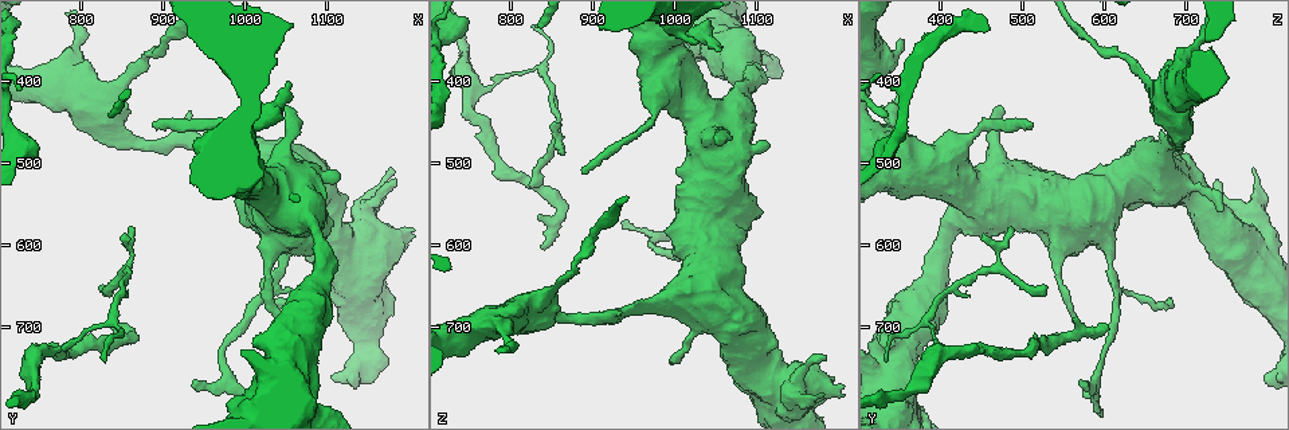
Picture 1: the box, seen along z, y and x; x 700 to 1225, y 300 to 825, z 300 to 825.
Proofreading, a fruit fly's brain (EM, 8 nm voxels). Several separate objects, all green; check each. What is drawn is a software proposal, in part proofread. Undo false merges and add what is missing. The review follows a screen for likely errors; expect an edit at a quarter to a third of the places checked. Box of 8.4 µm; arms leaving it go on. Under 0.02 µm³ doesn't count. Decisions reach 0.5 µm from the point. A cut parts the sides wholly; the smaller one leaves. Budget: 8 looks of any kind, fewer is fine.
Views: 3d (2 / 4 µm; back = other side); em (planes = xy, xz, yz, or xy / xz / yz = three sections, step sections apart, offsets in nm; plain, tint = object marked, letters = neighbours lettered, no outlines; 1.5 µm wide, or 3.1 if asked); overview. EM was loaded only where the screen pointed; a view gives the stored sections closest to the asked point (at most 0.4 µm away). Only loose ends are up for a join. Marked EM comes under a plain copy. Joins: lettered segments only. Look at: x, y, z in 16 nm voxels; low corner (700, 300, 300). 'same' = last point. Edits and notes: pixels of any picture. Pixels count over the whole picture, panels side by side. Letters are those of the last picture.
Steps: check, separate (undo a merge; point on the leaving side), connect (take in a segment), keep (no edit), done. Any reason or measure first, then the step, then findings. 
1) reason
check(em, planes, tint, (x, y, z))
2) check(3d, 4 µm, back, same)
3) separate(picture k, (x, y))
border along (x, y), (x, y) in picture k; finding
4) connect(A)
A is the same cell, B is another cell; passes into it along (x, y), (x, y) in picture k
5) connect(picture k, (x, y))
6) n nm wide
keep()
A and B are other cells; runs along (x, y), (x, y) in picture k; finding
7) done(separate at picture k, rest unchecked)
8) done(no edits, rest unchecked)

thin end
check(em, planes, letters, (855, 585, 450))

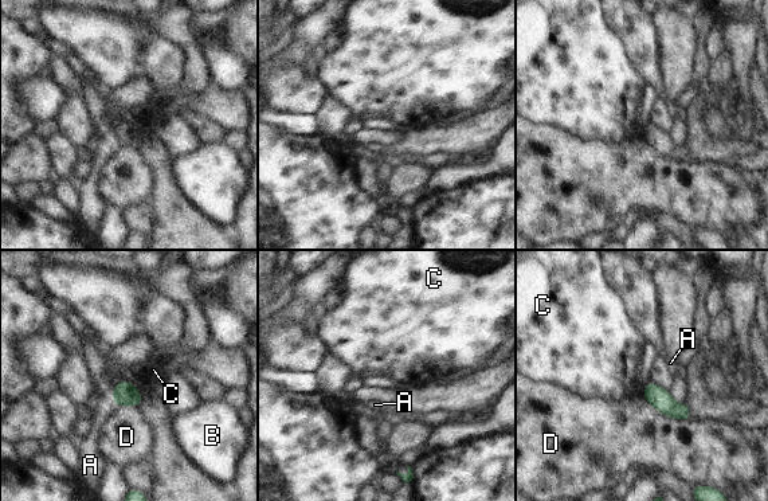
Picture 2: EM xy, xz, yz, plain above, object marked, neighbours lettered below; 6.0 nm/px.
keep()
A, B, C and D are other cells; border along (134, 386), (141, 394) in picture 2; none of them fits

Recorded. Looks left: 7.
branch stops here
check(em, yz, step 8, letters, (1025, 345, 350))

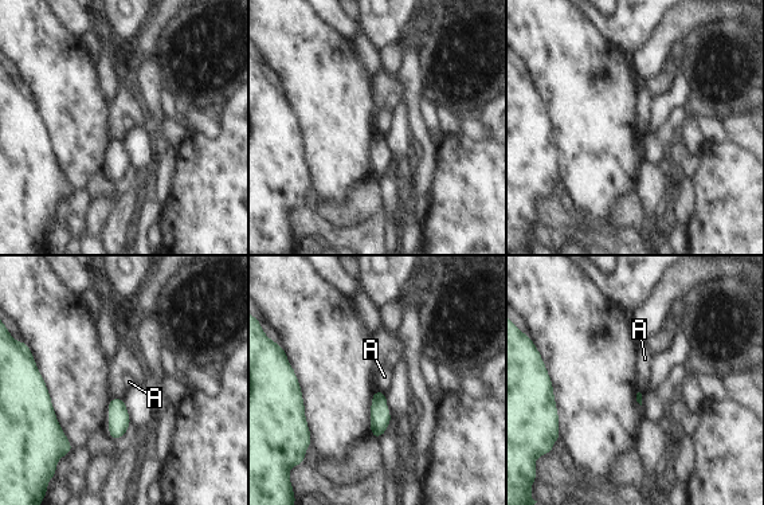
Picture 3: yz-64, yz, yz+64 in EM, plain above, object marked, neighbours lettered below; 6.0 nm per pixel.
check(em, planes, letters, same)

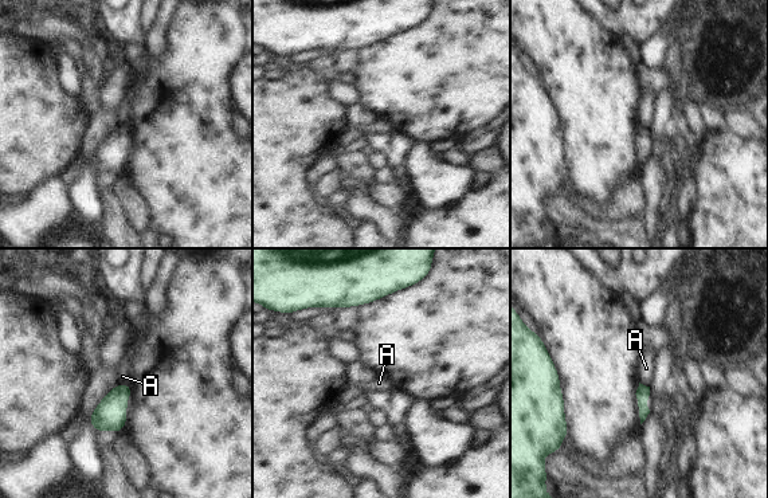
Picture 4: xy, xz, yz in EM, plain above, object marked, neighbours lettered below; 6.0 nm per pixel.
A touches over 60 nm
keep()
A is another cell; no lettered segment goes on from it

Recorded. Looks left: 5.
free end
check(em, yz, step 8, letters, (995, 560, 740))

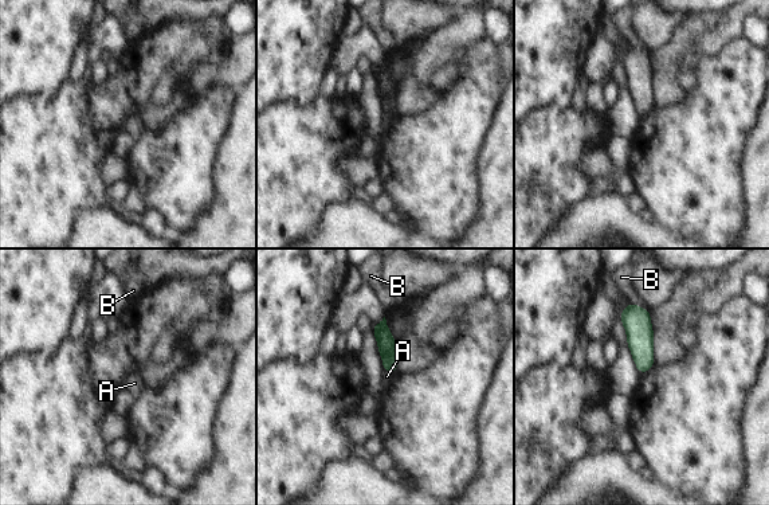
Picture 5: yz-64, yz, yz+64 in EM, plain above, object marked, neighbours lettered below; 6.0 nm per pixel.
another direction
check(em, planes, letters, same)

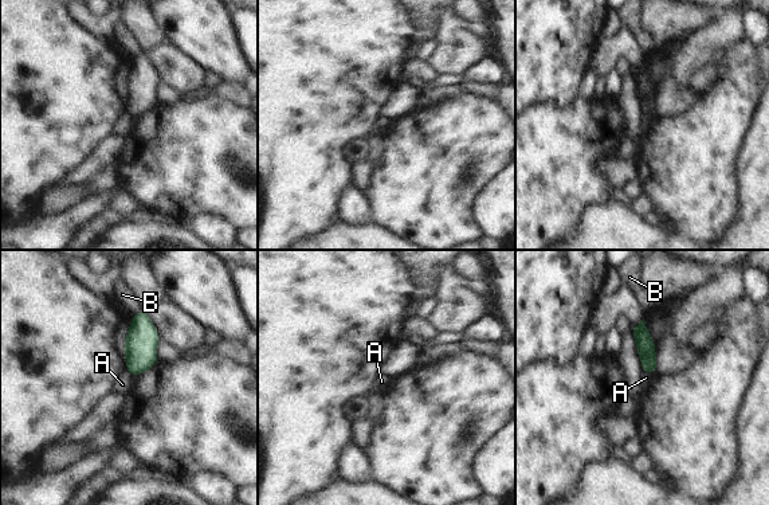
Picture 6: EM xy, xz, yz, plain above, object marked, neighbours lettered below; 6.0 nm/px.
keep()
A and B are other cells; no lettered segment goes on from it

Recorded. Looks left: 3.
done(no edits, rest unchecked)

